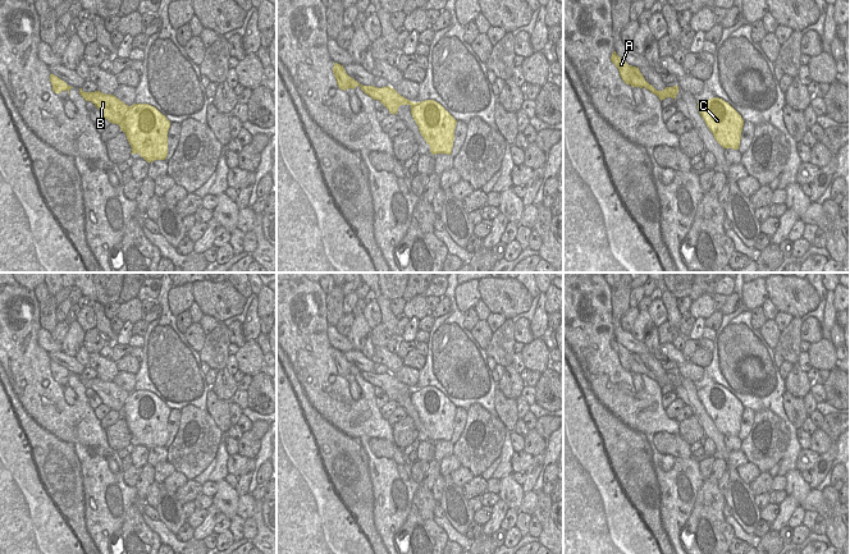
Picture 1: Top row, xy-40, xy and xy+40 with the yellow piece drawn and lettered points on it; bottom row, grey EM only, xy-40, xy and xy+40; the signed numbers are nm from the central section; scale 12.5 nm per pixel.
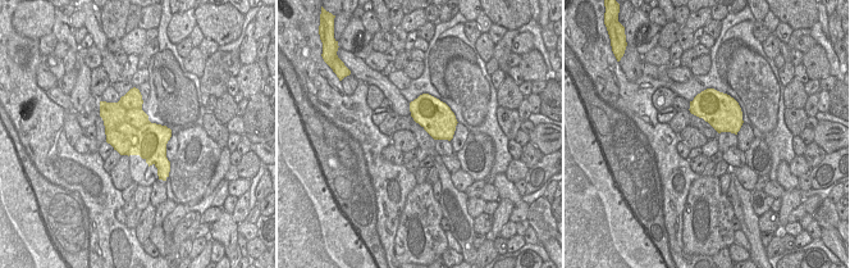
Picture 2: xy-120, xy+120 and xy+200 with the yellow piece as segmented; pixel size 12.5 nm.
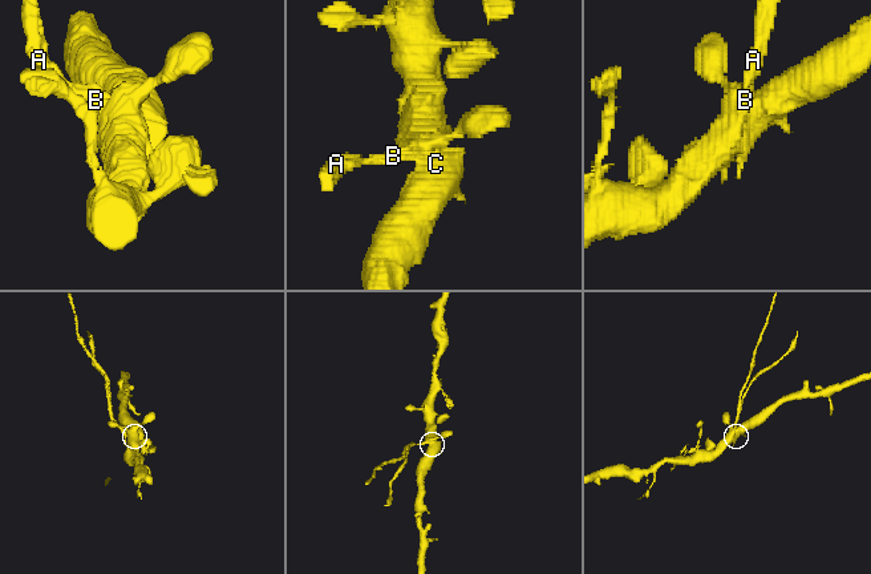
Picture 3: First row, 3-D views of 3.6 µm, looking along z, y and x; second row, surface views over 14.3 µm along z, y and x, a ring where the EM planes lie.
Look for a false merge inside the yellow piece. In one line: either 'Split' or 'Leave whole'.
Split

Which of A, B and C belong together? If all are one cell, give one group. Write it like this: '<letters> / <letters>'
A / B C

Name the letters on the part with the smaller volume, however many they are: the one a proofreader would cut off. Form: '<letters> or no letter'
A

